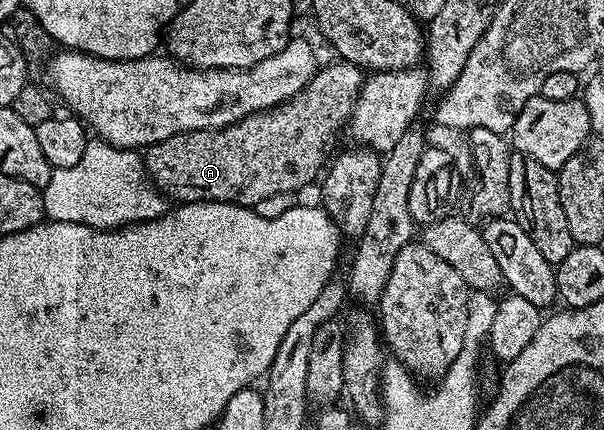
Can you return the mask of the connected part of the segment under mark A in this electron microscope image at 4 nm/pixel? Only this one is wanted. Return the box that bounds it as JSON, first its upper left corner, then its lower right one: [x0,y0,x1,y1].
[144,60,362,208]

